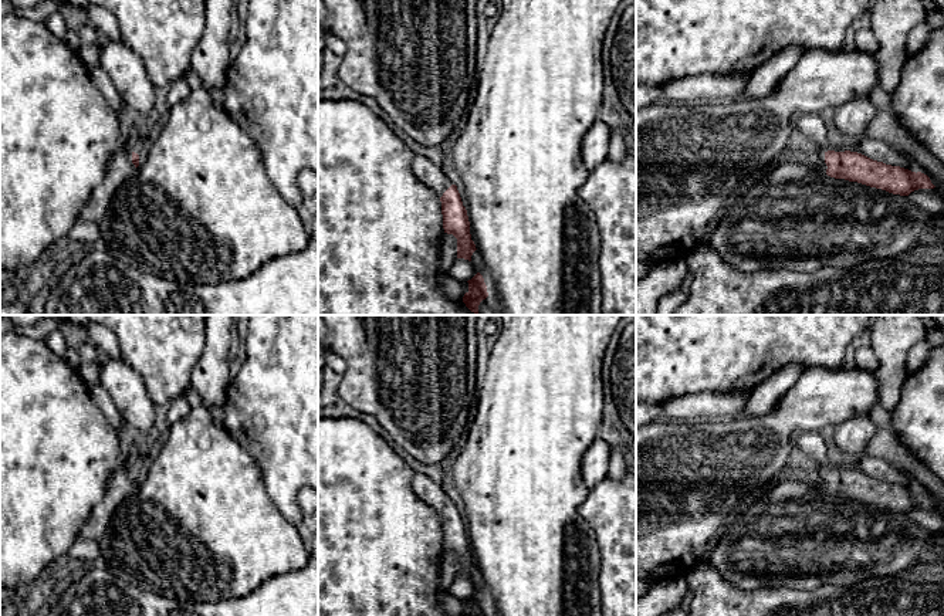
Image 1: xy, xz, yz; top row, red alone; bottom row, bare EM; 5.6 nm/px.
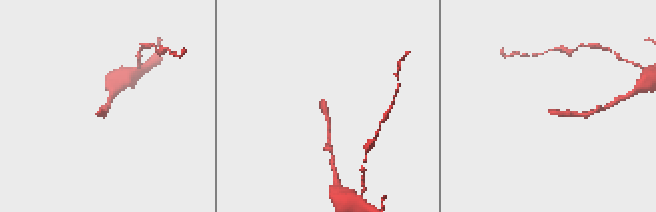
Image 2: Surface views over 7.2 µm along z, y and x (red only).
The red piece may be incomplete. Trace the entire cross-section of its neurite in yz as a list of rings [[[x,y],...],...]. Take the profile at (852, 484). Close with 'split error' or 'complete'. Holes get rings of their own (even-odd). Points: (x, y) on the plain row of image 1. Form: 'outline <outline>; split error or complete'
outline [[[818,468],[820,491],[835,497],[857,500],[882,507],[893,512],[909,514],[918,507],[934,507],[930,495],[921,490],[911,490],[900,484],[873,478],[857,470]]]; split error

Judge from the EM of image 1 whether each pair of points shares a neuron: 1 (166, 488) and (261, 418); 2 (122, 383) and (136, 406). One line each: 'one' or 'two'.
1: two
2: one

